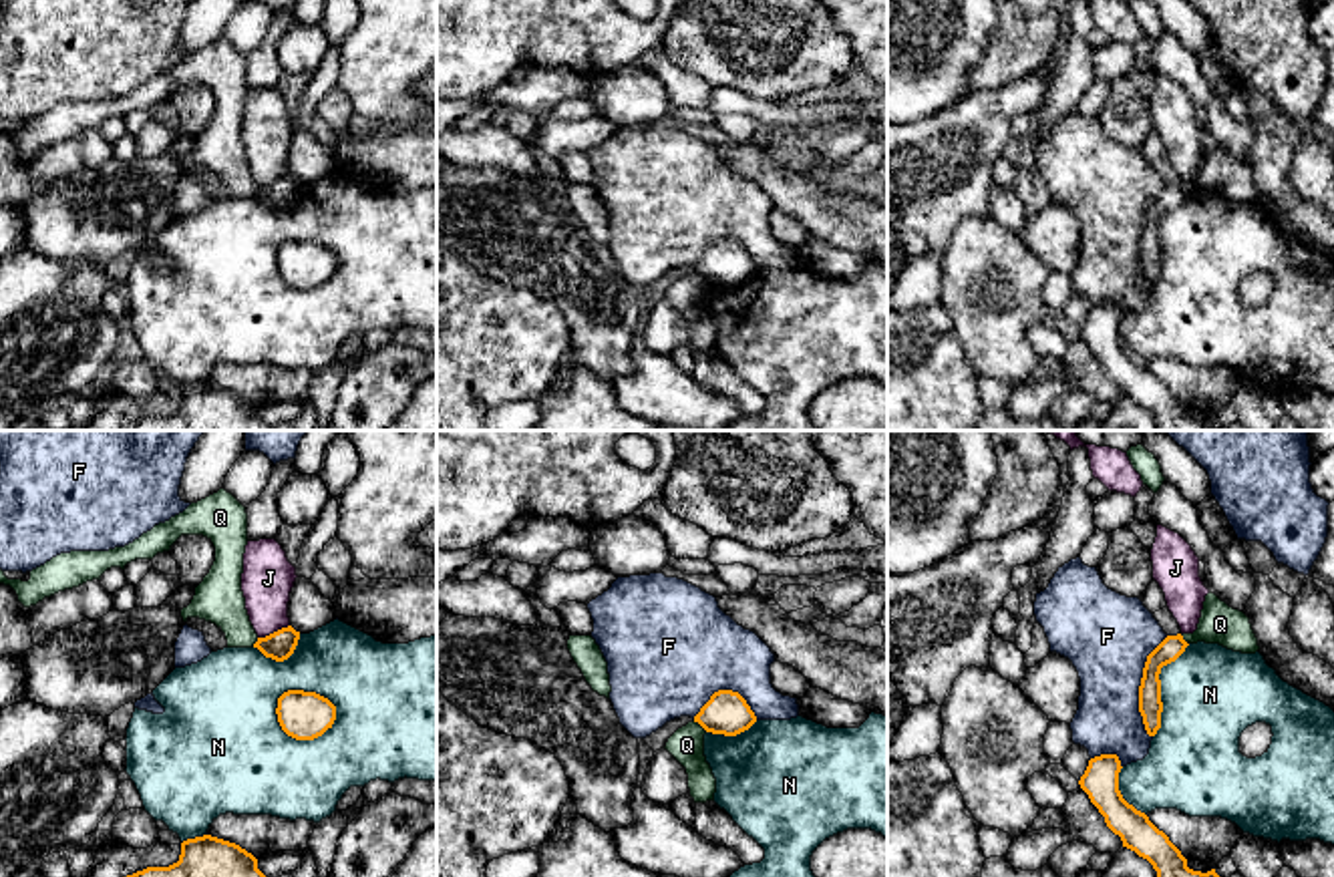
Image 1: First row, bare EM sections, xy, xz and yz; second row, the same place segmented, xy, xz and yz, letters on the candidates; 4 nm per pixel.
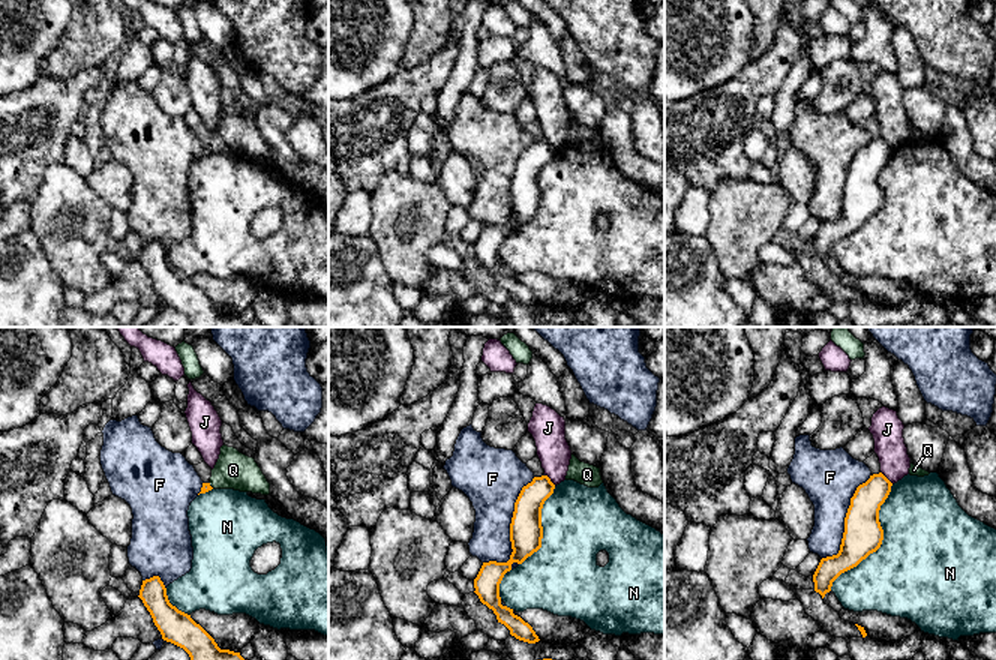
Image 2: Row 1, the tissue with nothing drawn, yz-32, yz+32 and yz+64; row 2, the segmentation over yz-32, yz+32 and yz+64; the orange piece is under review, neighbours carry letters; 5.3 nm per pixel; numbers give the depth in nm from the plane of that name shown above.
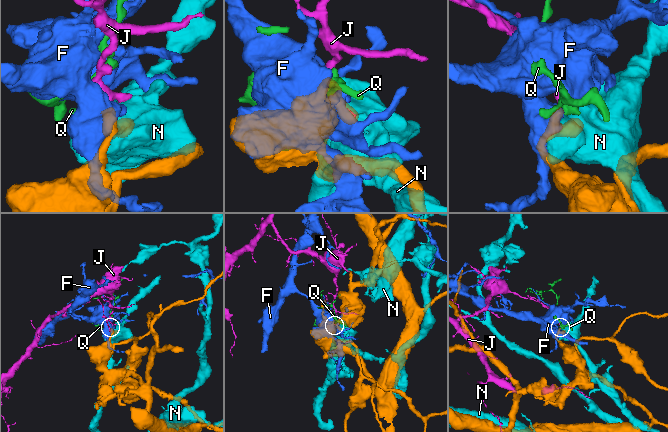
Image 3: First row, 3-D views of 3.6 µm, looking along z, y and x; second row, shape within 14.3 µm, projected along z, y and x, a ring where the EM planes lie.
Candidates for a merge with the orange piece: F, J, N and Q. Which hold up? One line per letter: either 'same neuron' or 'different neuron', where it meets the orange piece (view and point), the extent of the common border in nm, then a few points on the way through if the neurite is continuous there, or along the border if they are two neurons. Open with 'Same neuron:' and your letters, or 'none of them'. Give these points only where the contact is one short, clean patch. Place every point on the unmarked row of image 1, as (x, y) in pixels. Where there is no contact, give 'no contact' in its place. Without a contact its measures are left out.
Same neuron: none of them
F: different neuron; contact yz (1139, 236); length 420 nm
J: different neuron; contact xy (274, 182); length 140 nm; border xy (288, 173), (258, 188)
N: different neuron; contact xy (300, 240); length 260 nm
Q: different neuron; contact xz (701, 274); length 80 nm; border xz (693, 270), (707, 280)

